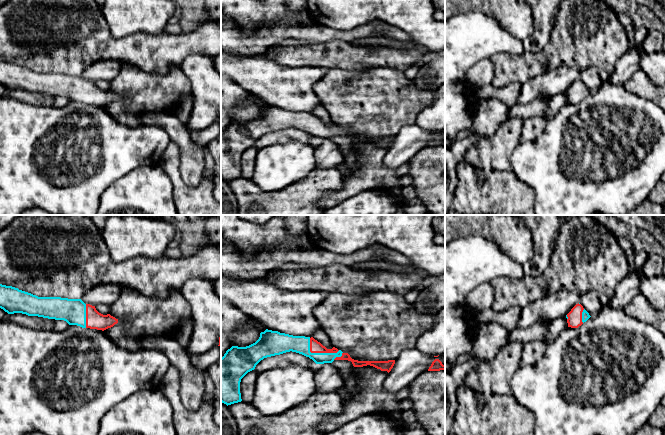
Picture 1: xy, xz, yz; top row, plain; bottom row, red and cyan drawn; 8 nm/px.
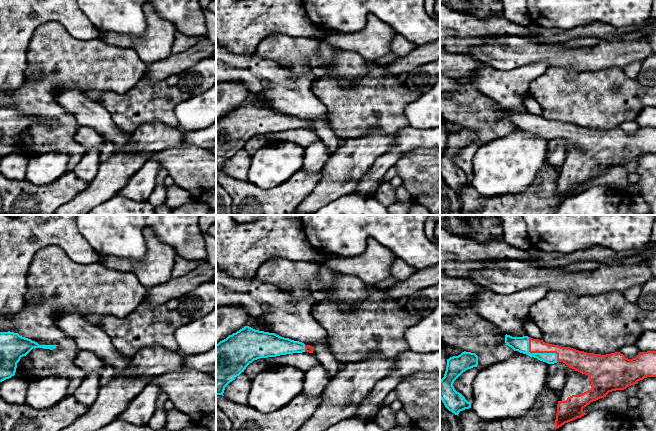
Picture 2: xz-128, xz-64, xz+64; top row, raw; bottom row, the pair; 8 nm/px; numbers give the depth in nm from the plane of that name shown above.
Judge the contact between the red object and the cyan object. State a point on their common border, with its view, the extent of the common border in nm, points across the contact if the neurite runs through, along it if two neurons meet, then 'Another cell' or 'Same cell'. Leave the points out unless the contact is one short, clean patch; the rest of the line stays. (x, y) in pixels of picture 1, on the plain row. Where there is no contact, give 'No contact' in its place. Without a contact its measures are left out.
Touches red at xz (318, 128). Shared border 260 nm. Path across: xz (315, 123), (318, 128), (311, 128), (300, 120). Same cell

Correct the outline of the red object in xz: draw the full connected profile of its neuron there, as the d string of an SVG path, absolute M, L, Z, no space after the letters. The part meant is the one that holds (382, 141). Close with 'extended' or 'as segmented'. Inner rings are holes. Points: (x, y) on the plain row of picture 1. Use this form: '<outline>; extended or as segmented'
M266 105L259 115L246 123L232 122L221 134L221 178L228 181L241 178L241 155L264 134L286 128L296 128L312 135L316 140L334 136L351 137L354 143L373 142L381 147L391 147L395 136L358 137L348 129L333 123L327 125L313 113L293 112Z; extended

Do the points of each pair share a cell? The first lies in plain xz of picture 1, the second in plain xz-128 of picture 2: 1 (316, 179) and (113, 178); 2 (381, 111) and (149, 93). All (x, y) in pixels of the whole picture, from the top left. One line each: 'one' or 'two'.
1: two
2: one

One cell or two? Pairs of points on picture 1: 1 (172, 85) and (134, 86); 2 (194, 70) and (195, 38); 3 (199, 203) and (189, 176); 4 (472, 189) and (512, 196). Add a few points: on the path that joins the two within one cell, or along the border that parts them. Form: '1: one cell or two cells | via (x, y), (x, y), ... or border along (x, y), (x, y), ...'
1: one cell | via (163, 86), (143, 86)
2: two cells | border along (210, 56), (189, 54), (179, 67)
3: two cells | border along (180, 166), (187, 185), (201, 182)
4: one cell | via (482, 192), (487, 192), (490, 195), (502, 195)

